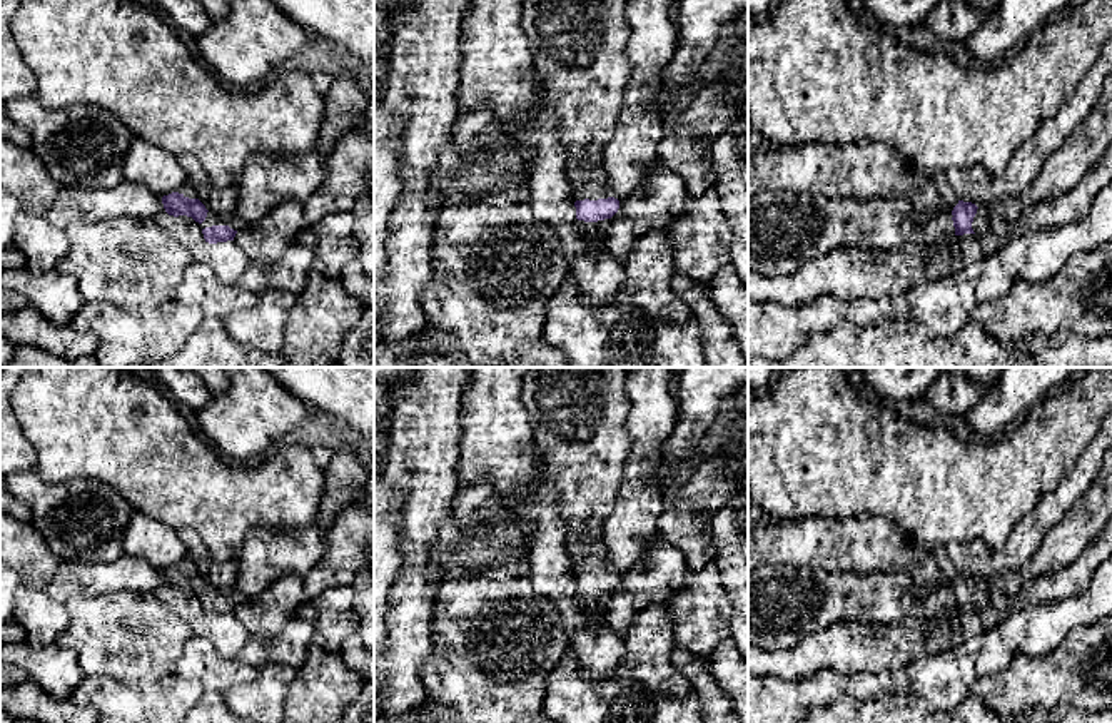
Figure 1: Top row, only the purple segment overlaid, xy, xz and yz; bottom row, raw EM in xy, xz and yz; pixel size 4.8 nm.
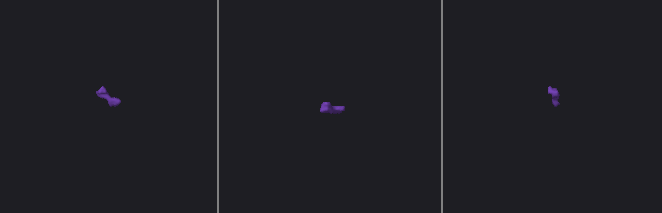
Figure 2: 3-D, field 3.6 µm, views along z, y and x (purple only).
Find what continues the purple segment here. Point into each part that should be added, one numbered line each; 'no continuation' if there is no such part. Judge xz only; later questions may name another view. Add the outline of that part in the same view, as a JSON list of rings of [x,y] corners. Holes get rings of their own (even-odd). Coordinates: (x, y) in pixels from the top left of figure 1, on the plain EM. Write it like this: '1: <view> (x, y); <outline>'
1: xz (578, 414); [[[529,367],[521,397],[543,453],[546,478],[559,491],[559,514],[568,524],[566,554],[573,574],[611,571],[603,523],[614,509],[624,468],[631,454],[626,367]]]
2: xz (598, 603); [[[604,593],[598,596],[584,596],[584,594],[574,594],[574,599],[588,608],[589,616],[594,613],[604,614],[606,608],[609,606],[609,601],[614,598],[614,593]]]

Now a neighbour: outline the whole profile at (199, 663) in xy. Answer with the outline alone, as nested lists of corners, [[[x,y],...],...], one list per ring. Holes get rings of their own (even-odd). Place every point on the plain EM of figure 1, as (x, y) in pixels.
[[[192,635],[177,663],[177,675],[187,681],[200,683],[205,691],[220,691],[250,683],[257,670],[242,663],[222,660],[214,645],[200,635]]]

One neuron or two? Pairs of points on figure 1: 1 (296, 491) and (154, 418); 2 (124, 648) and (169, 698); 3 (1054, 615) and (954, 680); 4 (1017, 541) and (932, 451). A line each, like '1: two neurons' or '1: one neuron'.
1: one neuron
2: two neurons
3: one neuron
4: two neurons

